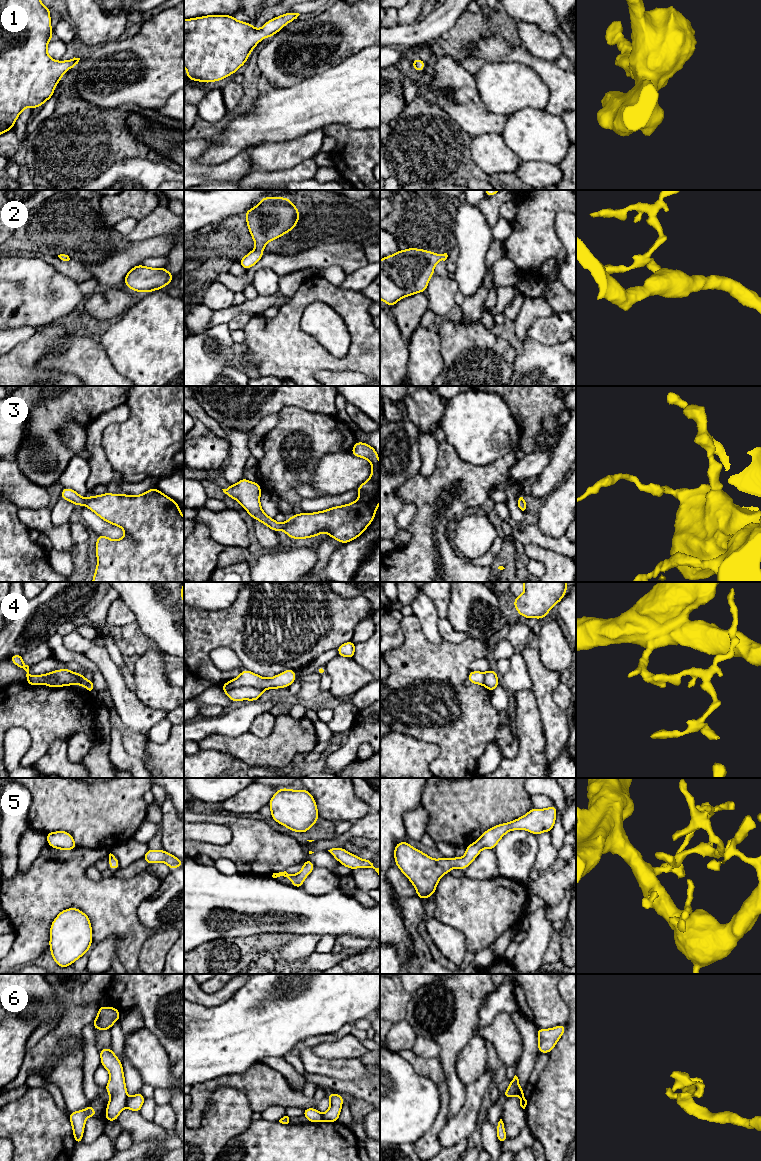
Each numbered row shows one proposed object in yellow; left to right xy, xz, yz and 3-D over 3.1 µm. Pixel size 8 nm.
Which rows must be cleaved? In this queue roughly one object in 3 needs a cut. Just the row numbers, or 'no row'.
4, 6

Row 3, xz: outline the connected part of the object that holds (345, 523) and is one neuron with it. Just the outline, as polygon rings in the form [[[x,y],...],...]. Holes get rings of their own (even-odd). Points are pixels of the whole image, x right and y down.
[[[355,442],[352,455],[367,459],[372,465],[372,475],[356,489],[359,498],[350,504],[336,506],[315,513],[295,514],[280,524],[264,513],[260,505],[259,483],[245,478],[230,485],[223,492],[238,501],[249,515],[273,531],[284,531],[292,539],[305,539],[327,532],[345,544],[359,537],[371,524],[380,503],[380,463],[376,450],[363,442]]]

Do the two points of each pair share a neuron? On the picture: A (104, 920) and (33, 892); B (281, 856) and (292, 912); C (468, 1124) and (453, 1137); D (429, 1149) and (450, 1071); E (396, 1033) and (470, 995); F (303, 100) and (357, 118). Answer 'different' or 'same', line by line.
A: same
B: different
C: same
D: different
E: different
F: same

